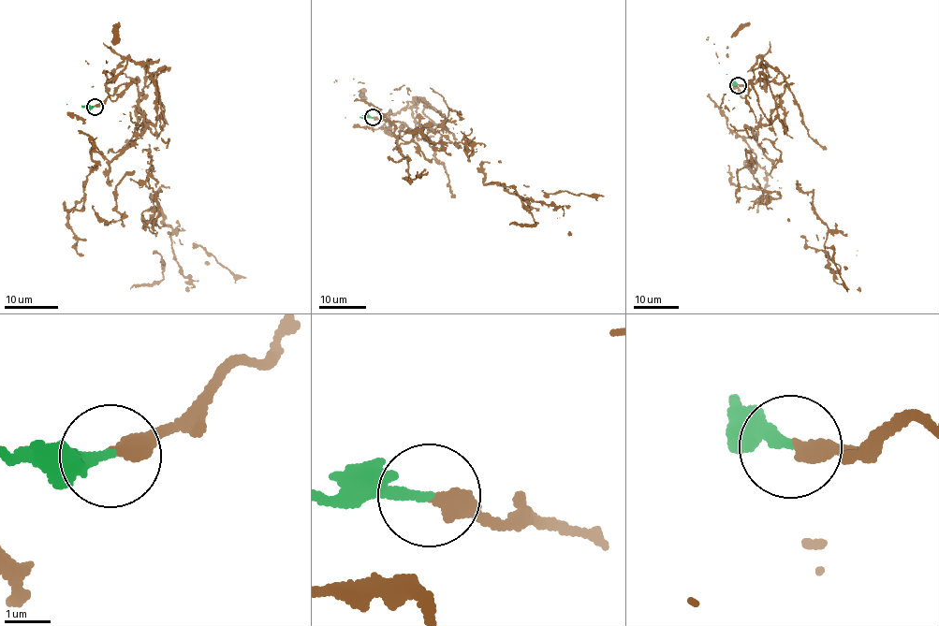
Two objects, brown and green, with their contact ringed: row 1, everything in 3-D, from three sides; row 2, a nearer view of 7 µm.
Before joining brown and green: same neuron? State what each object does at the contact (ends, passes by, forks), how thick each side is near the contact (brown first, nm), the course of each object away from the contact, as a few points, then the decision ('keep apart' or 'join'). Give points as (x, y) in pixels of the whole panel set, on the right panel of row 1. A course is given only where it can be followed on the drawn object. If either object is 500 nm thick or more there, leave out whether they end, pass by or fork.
brown ends | green ends | 360/220 nm | brown via (739, 84), (786, 82), (775, 139), (738, 172), (736, 196), (812, 193), (848, 289) | green via (739, 84), (726, 74) | join

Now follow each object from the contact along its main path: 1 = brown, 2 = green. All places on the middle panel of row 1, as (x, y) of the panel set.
1: (373, 117), (418, 139), (447, 138), (460, 113), (485, 183), (522, 199), (524, 186), (603, 196)
2: (373, 117), (344, 117)

